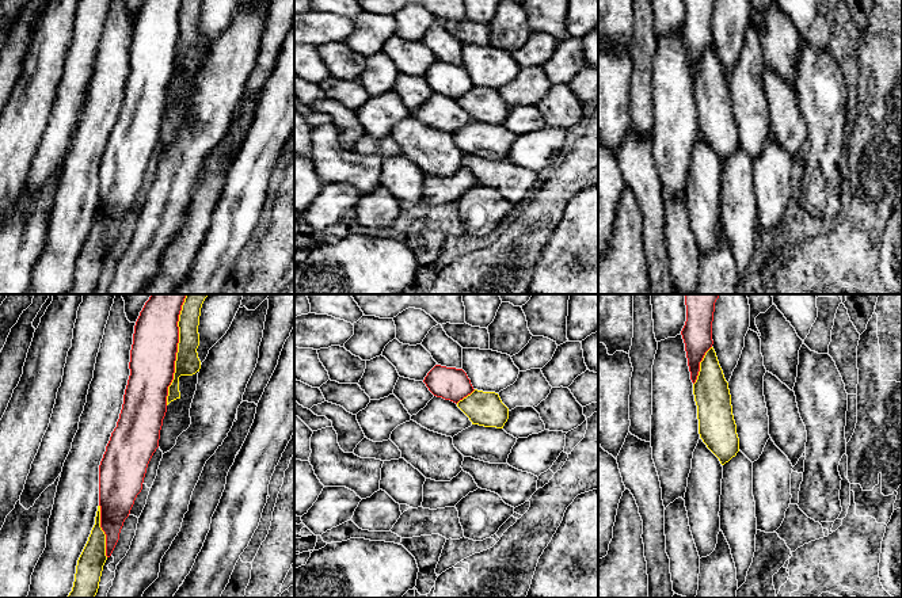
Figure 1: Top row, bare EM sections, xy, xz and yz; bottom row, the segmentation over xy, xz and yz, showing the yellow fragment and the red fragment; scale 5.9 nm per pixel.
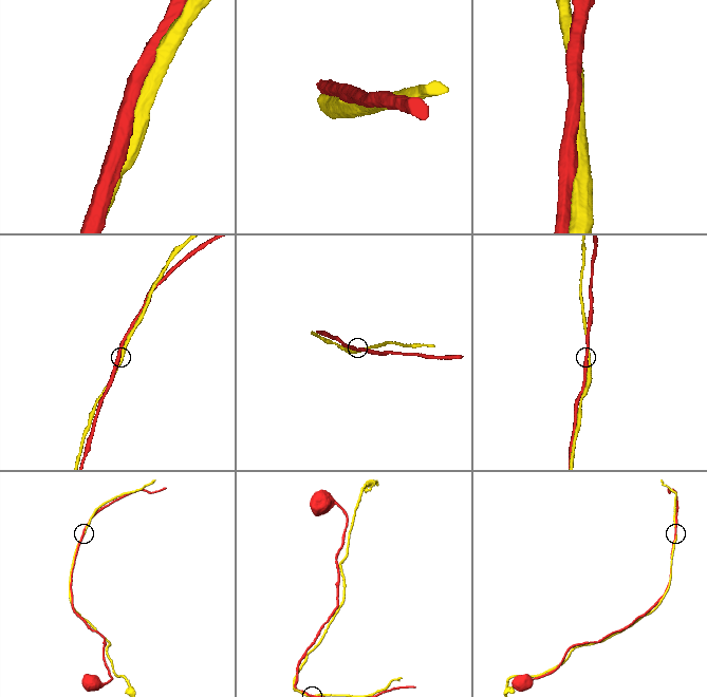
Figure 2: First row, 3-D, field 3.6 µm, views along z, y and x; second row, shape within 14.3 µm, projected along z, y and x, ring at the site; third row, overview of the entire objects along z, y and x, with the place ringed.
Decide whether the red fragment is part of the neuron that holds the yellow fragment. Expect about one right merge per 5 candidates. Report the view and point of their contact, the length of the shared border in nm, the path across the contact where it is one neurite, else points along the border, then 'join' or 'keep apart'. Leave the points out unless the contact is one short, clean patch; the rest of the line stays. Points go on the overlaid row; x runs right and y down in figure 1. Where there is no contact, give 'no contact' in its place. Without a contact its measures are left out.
xy (178, 350) | 650 nm | keep apart

